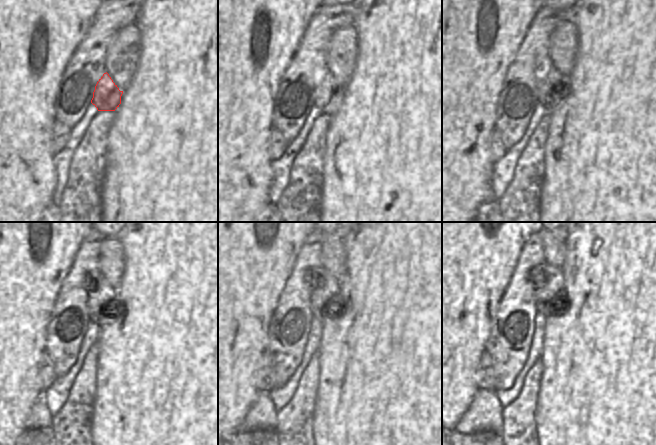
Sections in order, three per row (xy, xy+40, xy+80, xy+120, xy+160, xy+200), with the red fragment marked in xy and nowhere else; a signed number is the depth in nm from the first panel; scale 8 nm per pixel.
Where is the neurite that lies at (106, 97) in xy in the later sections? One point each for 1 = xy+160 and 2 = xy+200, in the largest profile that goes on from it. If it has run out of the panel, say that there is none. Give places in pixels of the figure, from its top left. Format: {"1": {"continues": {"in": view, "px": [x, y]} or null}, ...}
{"1": {"continues": {"in": "xy+160", "px": [325, 297]}}, "2": {"continues": {"in": "xy+200", "px": [550, 298]}}}

